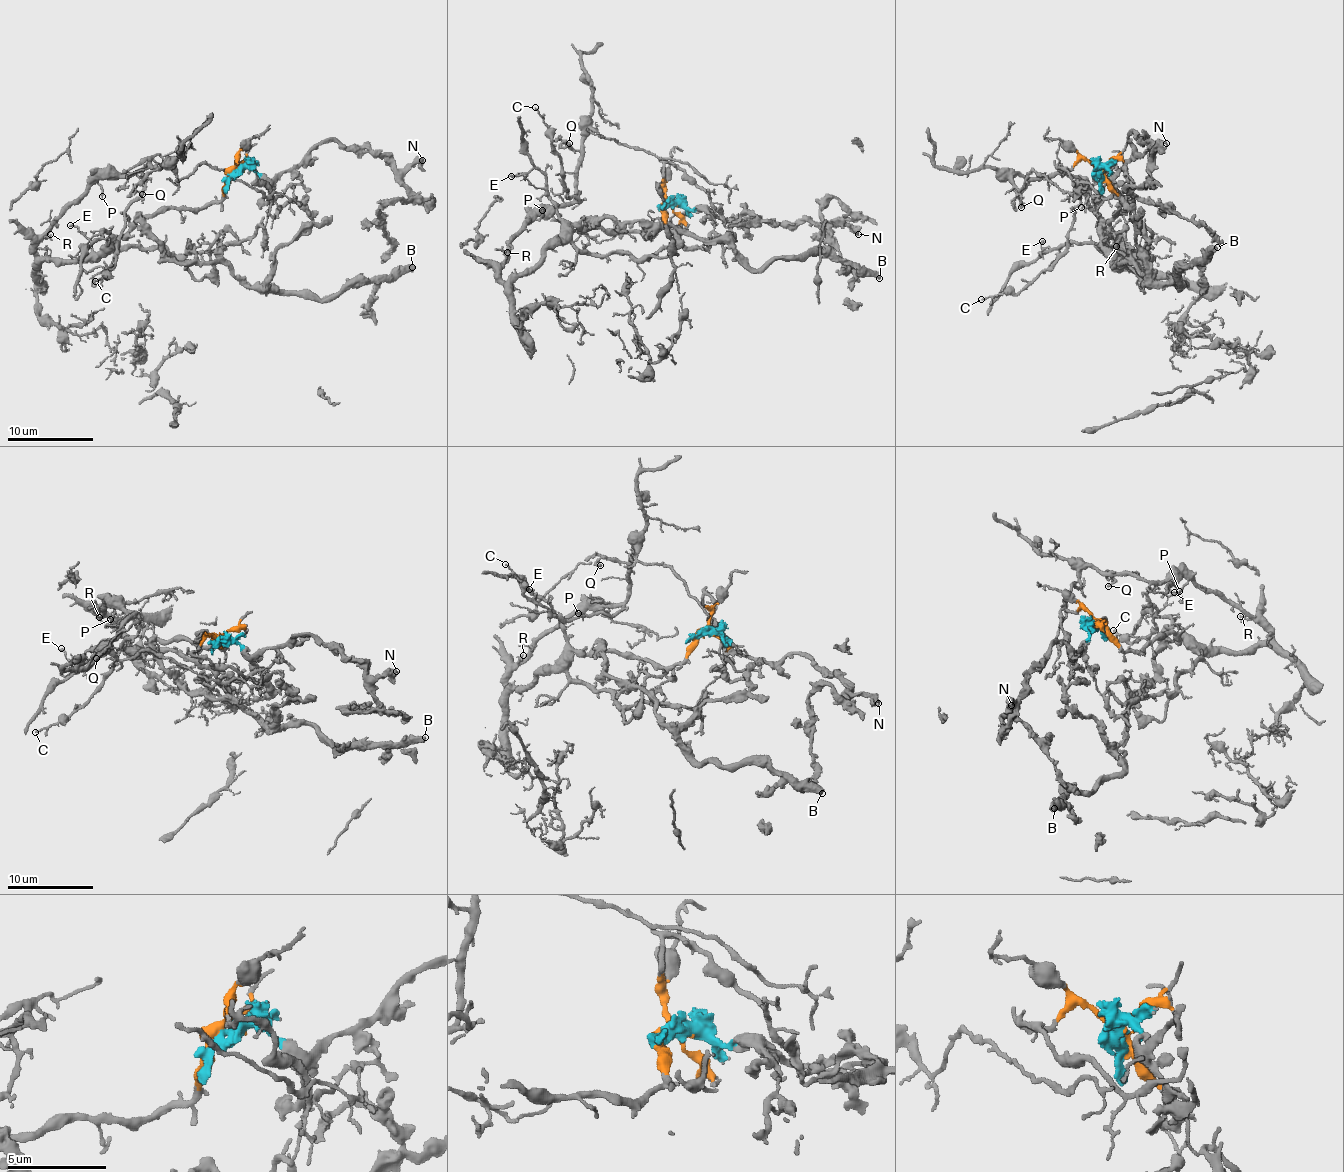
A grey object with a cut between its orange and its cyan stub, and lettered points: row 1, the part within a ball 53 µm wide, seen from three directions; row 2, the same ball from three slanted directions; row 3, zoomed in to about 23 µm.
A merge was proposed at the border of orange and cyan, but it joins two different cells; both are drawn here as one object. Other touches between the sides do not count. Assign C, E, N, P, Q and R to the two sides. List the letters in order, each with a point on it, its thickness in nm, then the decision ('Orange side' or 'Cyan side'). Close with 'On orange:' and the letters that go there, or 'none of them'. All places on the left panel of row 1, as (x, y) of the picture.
C: Place: (95, 281). Thickness 110 nm. Orange side
E: Place: (70, 225). Thickness 150 nm. Orange side
N: Place: (422, 160). Thickness 300 nm. Cyan side
P: Place: (102, 196). Thickness 140 nm. Orange side
Q: Place: (142, 194). Thickness 180 nm. Orange side
R: Place: (50, 234). Thickness 200 nm. Orange side
On orange: C, E, P, Q, R

